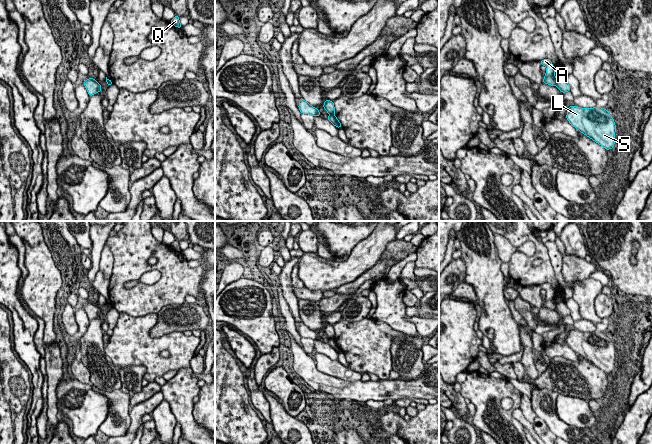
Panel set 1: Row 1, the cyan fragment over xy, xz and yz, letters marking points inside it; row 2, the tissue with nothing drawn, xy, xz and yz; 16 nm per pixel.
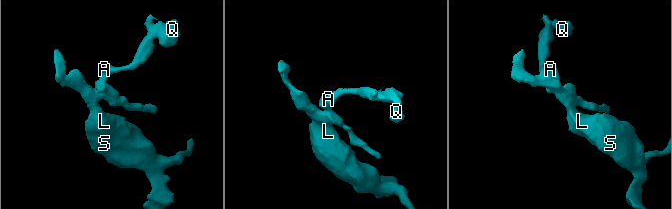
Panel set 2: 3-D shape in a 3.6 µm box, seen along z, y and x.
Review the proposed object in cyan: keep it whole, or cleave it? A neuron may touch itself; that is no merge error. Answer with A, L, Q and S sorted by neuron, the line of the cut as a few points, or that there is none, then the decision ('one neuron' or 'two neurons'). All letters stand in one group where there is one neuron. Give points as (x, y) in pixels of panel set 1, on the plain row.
A Q / L S; cut in yz along (555, 303), (556, 308); two neurons

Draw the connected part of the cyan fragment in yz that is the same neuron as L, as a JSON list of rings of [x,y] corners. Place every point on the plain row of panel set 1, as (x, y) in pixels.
[[[570,330],[568,331],[566,342],[573,351],[606,374],[613,372],[616,349],[606,333]]]

